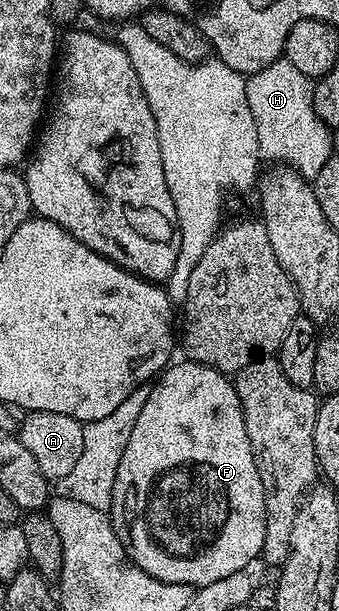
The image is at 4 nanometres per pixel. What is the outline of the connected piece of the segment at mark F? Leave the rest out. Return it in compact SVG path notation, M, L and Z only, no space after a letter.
M188 358L182 361L182 364L170 363L156 377L150 390L150 397L144 403L139 418L136 419L135 428L127 441L122 458L119 459L116 471L111 519L119 542L123 542L125 553L133 559L135 566L139 566L139 570L151 574L151 578L159 578L159 582L190 584L196 590L211 582L219 582L219 578L227 578L227 574L235 574L235 570L247 566L247 562L261 556L265 537L265 491L259 478L259 470L255 466L251 442L247 438L247 426L243 422L243 410L234 381L226 373L206 364L197 364Z

